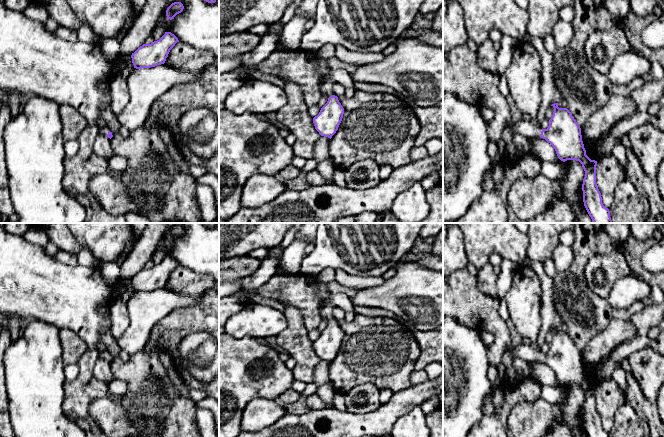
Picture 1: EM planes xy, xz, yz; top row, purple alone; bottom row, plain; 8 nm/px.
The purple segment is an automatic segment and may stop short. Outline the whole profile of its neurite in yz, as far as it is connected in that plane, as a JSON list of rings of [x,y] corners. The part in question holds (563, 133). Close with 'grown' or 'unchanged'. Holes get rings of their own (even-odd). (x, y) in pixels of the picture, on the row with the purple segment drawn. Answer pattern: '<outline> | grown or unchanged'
[[[558,103],[551,106],[554,107],[554,112],[547,129],[538,127],[534,121],[523,119],[514,126],[514,135],[522,135],[528,139],[541,137],[554,147],[561,161],[579,161],[585,171],[583,202],[592,222],[612,223],[610,211],[603,205],[596,183],[597,161],[586,155],[580,126],[567,108],[559,108]]] | grown

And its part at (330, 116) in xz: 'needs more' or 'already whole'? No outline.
needs more

